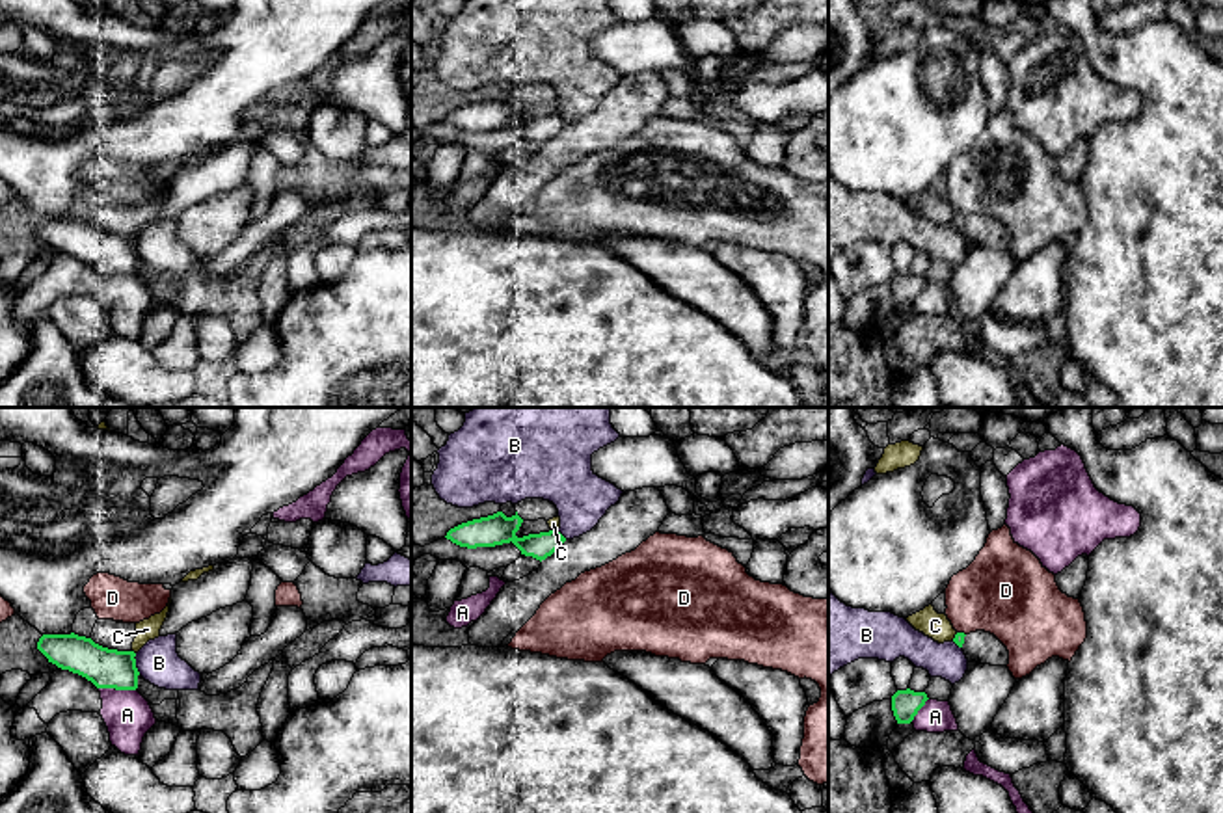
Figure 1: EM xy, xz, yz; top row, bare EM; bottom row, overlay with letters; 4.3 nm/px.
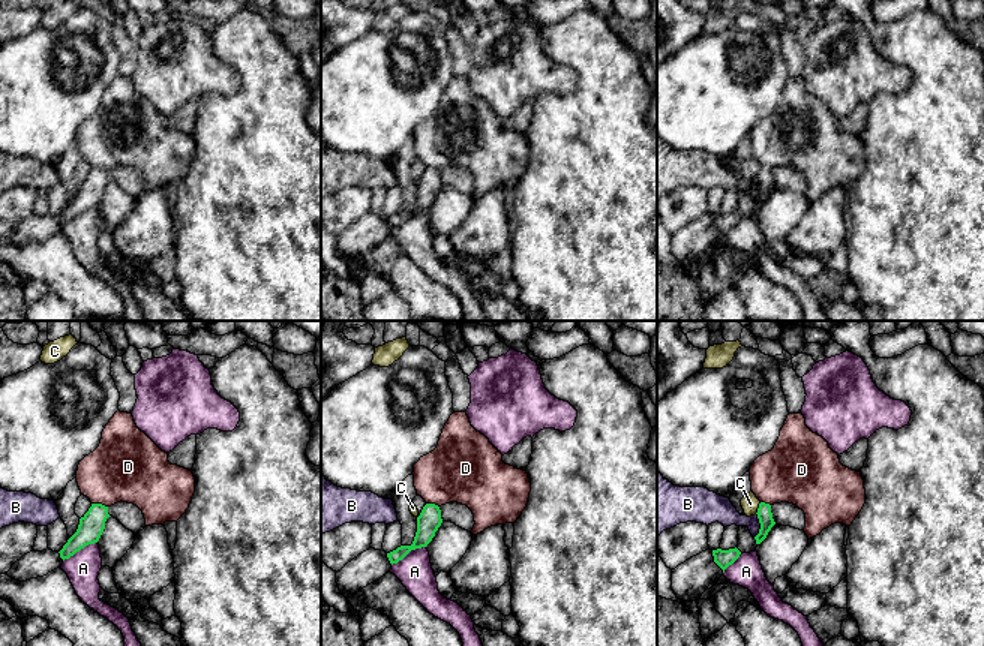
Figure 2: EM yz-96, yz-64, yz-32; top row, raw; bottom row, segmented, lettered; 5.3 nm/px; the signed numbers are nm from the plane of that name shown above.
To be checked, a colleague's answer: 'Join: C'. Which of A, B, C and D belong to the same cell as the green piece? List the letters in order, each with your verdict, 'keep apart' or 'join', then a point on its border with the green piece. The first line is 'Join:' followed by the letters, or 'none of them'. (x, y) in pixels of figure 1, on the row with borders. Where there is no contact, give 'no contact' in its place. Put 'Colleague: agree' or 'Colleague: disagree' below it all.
Join: none of them
A: keep apart | xy (118, 689)
B: keep apart | xy (134, 666)
C: keep apart | xz (555, 531)
D: keep apart | yz (961, 633)
Colleague: disagree

